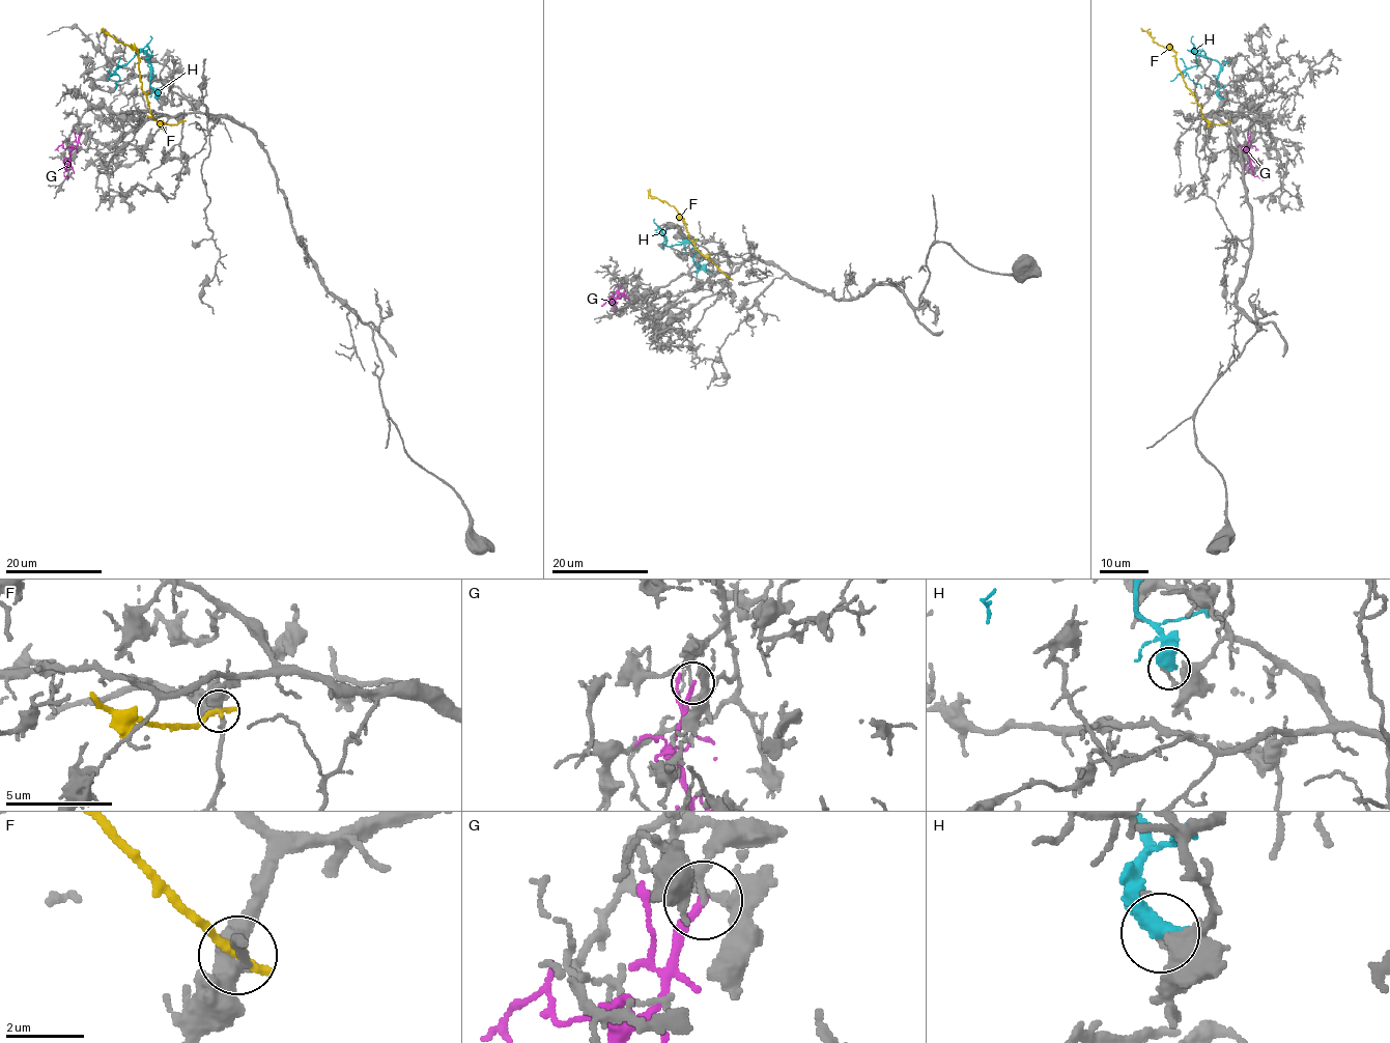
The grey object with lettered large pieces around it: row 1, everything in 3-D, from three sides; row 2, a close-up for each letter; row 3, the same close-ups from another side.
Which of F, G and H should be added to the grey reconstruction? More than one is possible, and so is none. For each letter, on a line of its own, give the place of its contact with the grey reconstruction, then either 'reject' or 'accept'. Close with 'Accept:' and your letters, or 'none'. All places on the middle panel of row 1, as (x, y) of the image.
F: contact (729, 277); reject
G: contact (628, 299); reject
H: contact (704, 269); reject
Accept: none

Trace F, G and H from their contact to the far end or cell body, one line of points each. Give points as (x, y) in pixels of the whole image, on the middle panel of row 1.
F: (728, 277), (692, 243), (674, 206), (653, 197), (649, 189)
G: (628, 299), (620, 293), (612, 300), (614, 311)
H: (704, 269), (694, 262), (697, 249), (690, 243), (668, 246), (662, 233), (667, 237), (662, 249)

